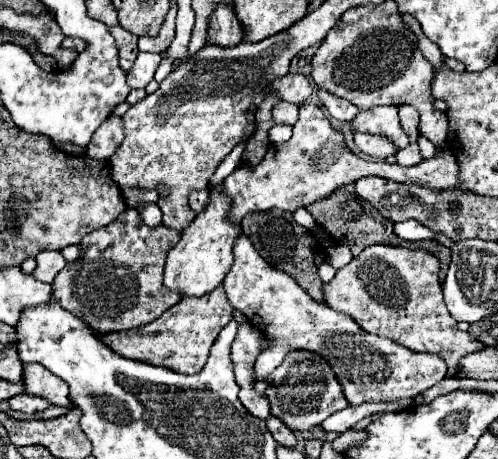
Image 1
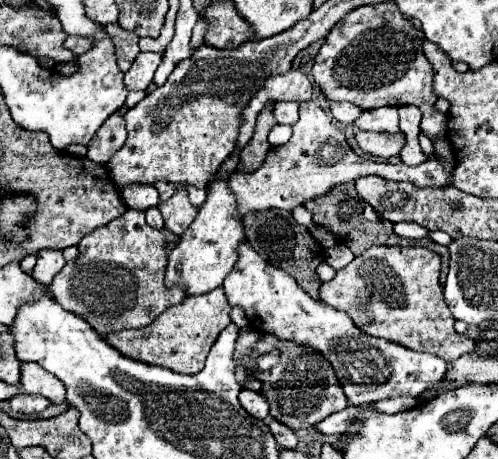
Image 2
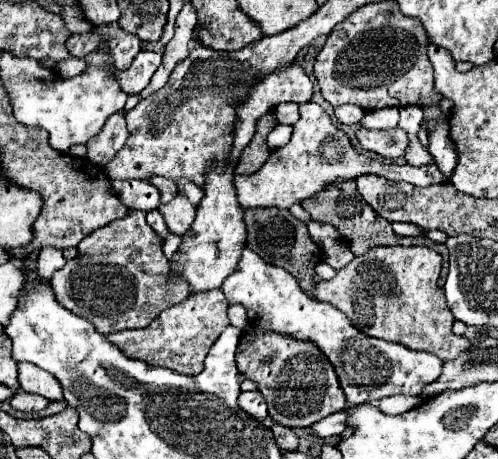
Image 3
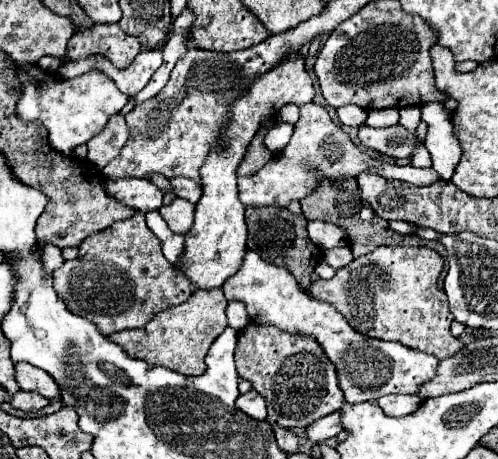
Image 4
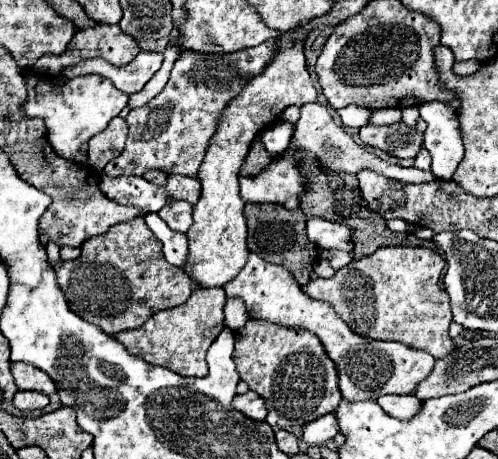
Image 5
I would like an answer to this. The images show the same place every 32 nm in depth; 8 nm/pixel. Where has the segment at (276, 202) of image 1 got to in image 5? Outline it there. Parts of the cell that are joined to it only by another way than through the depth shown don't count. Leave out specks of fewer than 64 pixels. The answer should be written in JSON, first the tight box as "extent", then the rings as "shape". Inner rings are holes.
{"extent":[240,104,434,204],"shape":[[[306,104],[300,108],[302,116],[298,120],[298,124],[294,126],[294,138],[292,138],[292,150],[300,150],[300,152],[310,152],[314,158],[318,158],[322,162],[324,168],[332,170],[332,172],[348,172],[348,174],[358,174],[360,170],[374,170],[386,178],[398,180],[398,182],[412,182],[412,184],[420,184],[420,182],[430,182],[434,180],[434,174],[428,170],[420,170],[420,168],[402,168],[398,164],[388,164],[382,158],[378,158],[376,154],[372,154],[370,150],[366,150],[364,146],[356,144],[354,138],[334,122],[332,114],[328,112],[326,106],[322,104]],[[292,156],[274,158],[260,176],[254,178],[240,178],[240,196],[244,202],[272,202],[284,204],[290,196],[302,196],[302,172],[296,168]]]}

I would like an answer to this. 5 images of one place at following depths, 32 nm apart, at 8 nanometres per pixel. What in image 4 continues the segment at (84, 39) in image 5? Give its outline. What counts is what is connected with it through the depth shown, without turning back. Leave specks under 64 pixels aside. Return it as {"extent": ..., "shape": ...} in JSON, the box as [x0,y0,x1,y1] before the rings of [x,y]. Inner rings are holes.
{"extent":[68,24,140,68],"shape":[[[94,24],[92,28],[76,32],[68,44],[68,56],[72,60],[104,56],[116,68],[126,68],[140,50],[138,40],[122,32],[118,24]]]}

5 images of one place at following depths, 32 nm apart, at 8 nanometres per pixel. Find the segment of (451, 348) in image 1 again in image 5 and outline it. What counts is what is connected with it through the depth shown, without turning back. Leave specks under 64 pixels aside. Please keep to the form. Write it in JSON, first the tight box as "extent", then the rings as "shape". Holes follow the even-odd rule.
{"extent":[302,248,454,358],"shape":[[[378,248],[372,256],[352,260],[328,280],[310,280],[302,290],[310,298],[328,302],[360,336],[404,342],[406,346],[430,352],[434,358],[444,358],[454,350],[454,342],[448,336],[448,294],[438,286],[442,268],[444,258],[428,248]]]}

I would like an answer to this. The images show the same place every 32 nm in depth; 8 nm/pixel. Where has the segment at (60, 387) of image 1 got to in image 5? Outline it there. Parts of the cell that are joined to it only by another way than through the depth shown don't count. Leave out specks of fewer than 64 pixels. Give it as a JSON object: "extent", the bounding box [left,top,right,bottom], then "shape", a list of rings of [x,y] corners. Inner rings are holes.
{"extent":[12,362,56,396],"shape":[[[12,362],[12,376],[14,376],[18,390],[36,390],[46,396],[52,396],[56,392],[56,386],[50,380],[50,376],[46,376],[46,372],[38,370],[30,364]]]}

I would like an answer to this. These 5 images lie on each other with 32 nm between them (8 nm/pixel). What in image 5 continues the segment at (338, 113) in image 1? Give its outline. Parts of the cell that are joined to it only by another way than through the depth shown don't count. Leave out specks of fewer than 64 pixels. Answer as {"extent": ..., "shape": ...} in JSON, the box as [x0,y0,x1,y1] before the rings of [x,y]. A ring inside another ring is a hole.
{"extent":[338,106,372,128],"shape":[[[346,106],[346,108],[338,110],[338,114],[340,114],[344,126],[354,126],[354,128],[362,128],[364,124],[370,122],[370,116],[372,116],[372,112],[362,106]]]}

